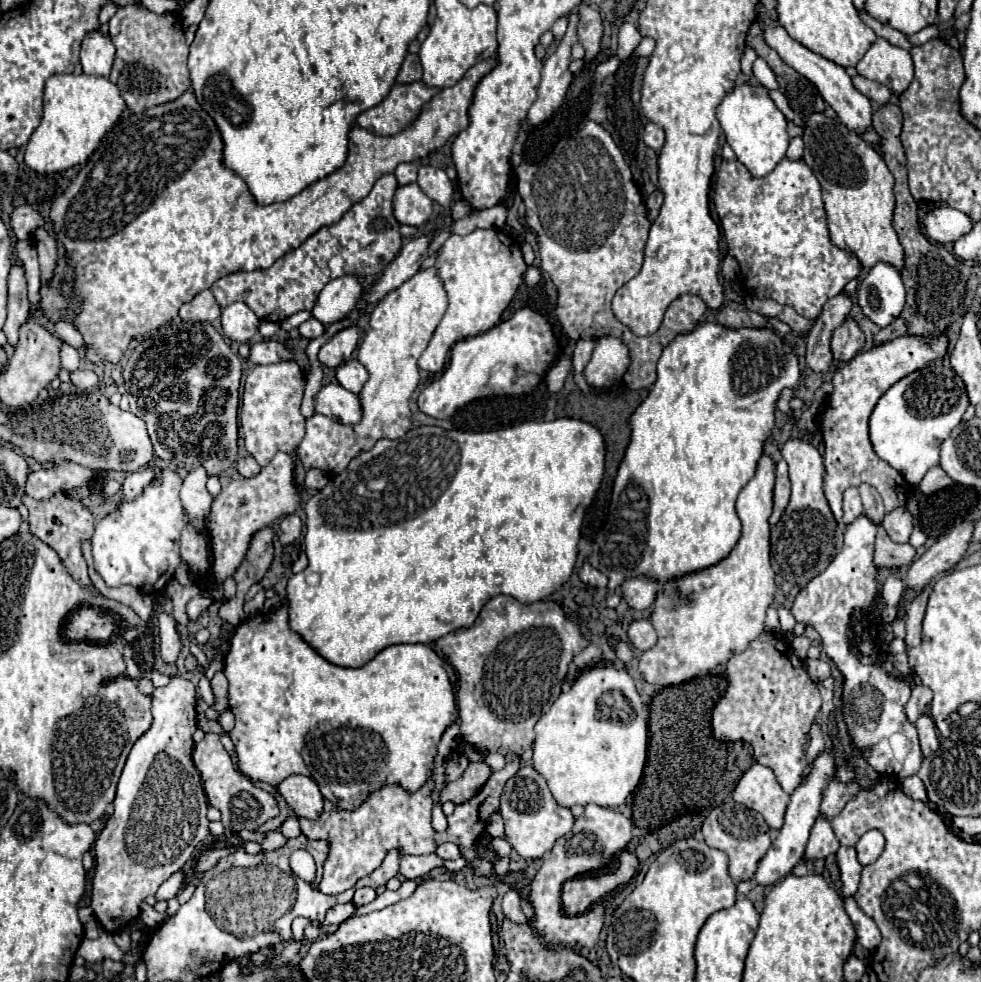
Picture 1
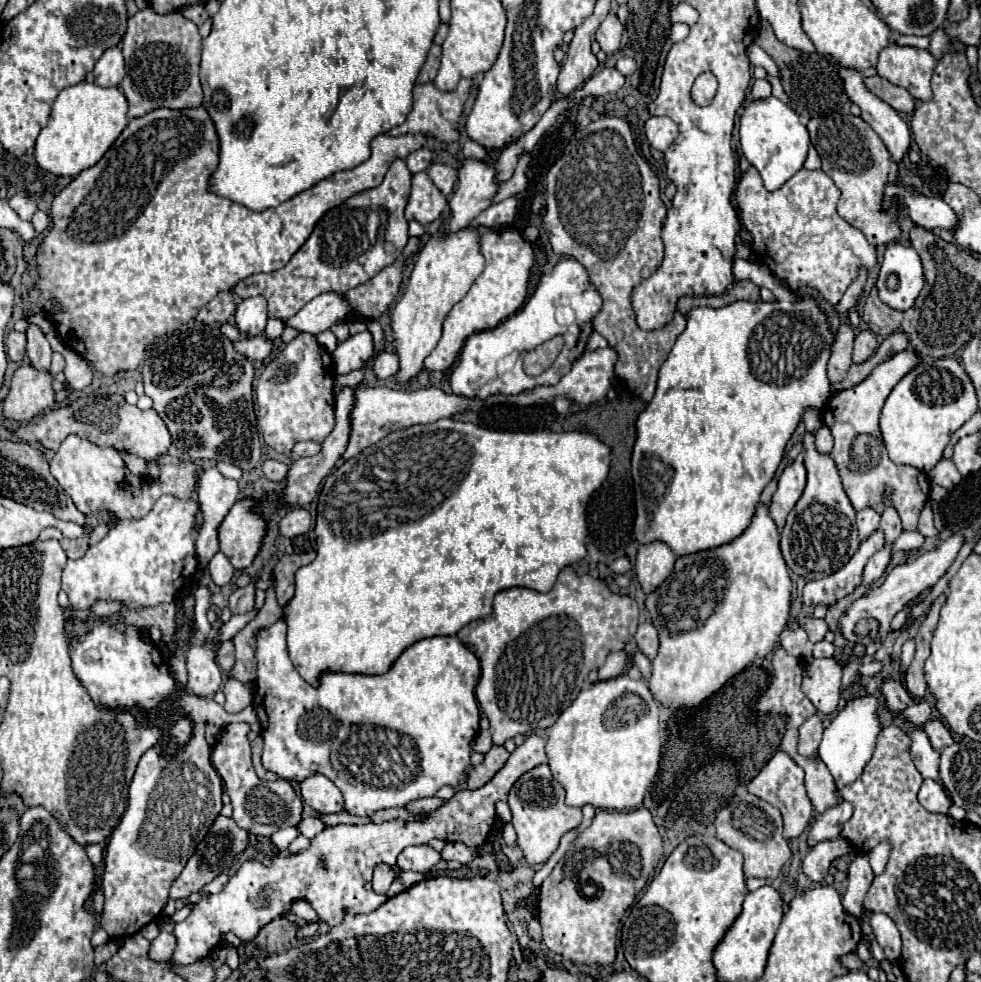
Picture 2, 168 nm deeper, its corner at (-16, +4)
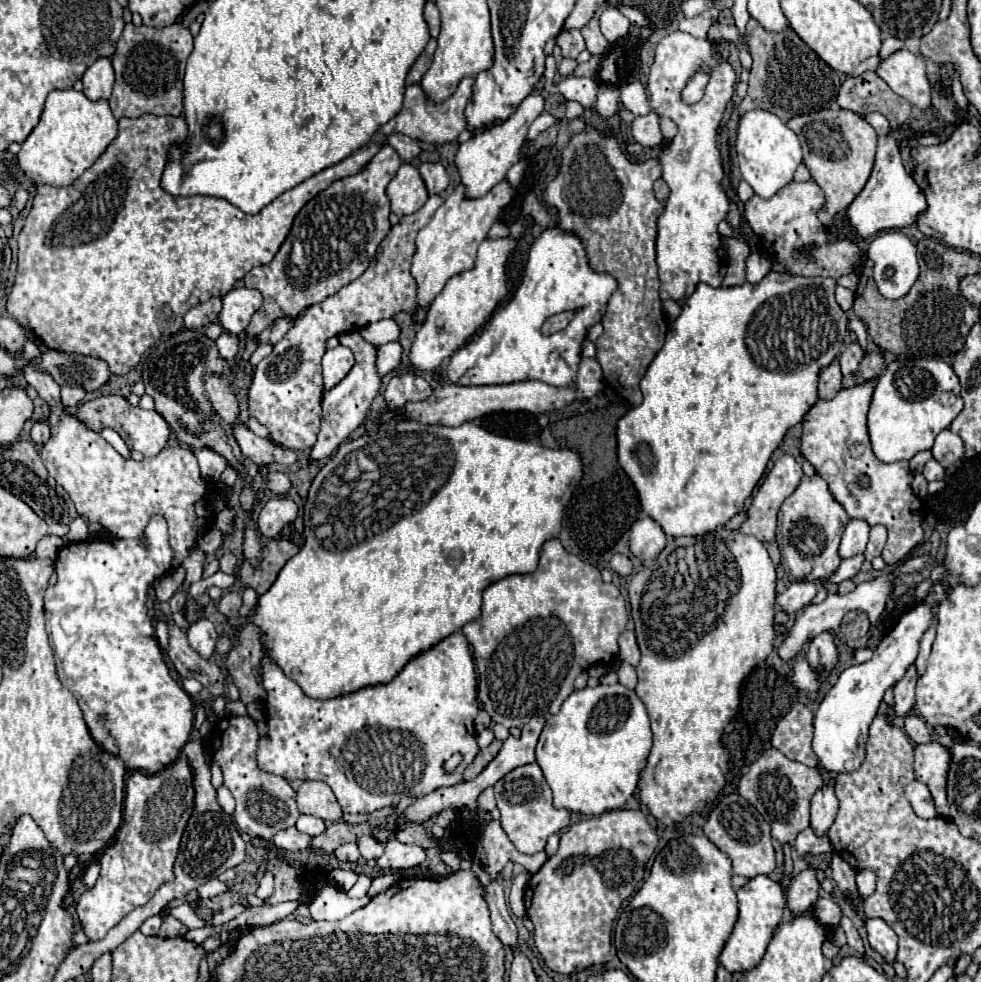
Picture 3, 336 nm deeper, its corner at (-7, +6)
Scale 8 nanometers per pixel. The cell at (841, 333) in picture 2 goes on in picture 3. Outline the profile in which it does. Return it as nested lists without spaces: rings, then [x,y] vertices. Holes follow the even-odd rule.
[[[837,360],[831,366],[823,368],[821,374],[819,374],[819,398],[831,400],[841,390],[841,378],[843,376],[841,376]]]

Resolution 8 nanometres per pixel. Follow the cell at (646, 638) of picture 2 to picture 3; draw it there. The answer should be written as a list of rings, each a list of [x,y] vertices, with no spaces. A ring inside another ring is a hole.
[[[631,630],[623,632],[619,638],[619,658],[621,662],[627,662],[631,666],[637,666],[641,654],[639,654],[639,646],[635,642],[635,634]]]

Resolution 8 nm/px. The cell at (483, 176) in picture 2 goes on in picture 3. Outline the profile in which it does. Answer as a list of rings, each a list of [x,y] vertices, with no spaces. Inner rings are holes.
[[[531,92],[505,122],[487,126],[485,130],[477,132],[471,140],[467,140],[465,144],[459,146],[459,152],[455,156],[455,164],[461,174],[461,184],[467,186],[469,198],[477,198],[477,196],[487,194],[497,182],[501,182],[505,178],[507,170],[521,158],[521,146],[525,142],[527,130],[529,130],[531,122],[543,112],[543,104],[545,104],[545,98],[541,94]]]

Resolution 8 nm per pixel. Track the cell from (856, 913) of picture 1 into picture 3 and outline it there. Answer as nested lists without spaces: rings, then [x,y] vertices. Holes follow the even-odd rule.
[[[871,918],[865,922],[865,930],[871,948],[877,950],[887,962],[893,962],[897,954],[897,934],[893,928],[881,918]]]

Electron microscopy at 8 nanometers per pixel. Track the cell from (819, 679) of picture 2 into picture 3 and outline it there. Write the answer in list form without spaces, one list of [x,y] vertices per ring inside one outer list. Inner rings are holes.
[[[797,658],[795,664],[793,664],[793,670],[789,674],[789,680],[799,688],[803,690],[807,696],[815,696],[821,682],[819,682],[819,676],[817,672],[811,670],[811,666],[807,664],[805,658]]]

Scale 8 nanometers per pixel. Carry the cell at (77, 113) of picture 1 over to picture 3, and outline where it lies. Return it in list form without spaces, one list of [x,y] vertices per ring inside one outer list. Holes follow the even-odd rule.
[[[55,90],[45,102],[39,124],[21,144],[17,154],[19,168],[35,184],[49,186],[71,186],[97,158],[107,150],[107,146],[117,136],[117,120],[111,114],[109,102],[89,100],[77,90]]]

